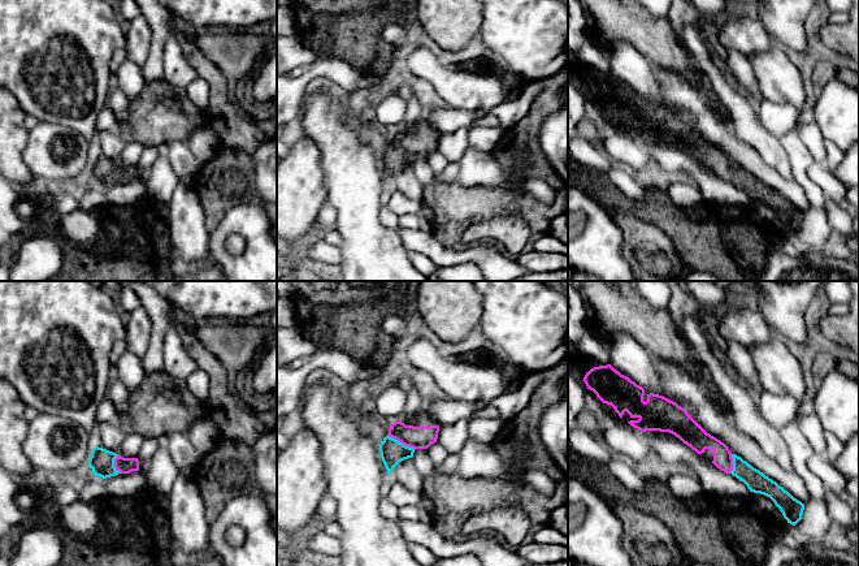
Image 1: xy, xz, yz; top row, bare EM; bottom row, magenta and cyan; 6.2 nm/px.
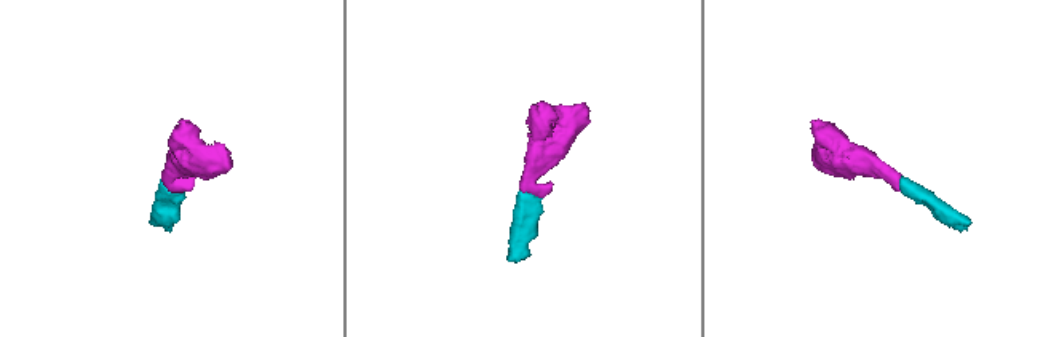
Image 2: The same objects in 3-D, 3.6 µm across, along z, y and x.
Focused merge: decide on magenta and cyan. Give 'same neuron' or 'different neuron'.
same neuron

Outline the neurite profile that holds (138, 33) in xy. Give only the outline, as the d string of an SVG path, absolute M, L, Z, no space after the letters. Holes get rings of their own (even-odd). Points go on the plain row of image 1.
M140 14L125 23L126 59L142 66L148 57L152 31L147 20Z

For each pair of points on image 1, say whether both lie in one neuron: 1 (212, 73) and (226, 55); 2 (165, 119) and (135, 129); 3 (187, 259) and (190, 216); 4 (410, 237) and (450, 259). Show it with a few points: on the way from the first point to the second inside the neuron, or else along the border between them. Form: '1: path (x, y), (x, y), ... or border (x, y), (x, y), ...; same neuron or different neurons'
1: border (196, 44), (221, 72), (228, 87), (233, 93); different neurons
2: path (157, 126), (143, 129); same neuron
3: path (189, 249), (189, 227); same neuron
4: path (420, 242), (426, 243), (439, 254); same neuron

